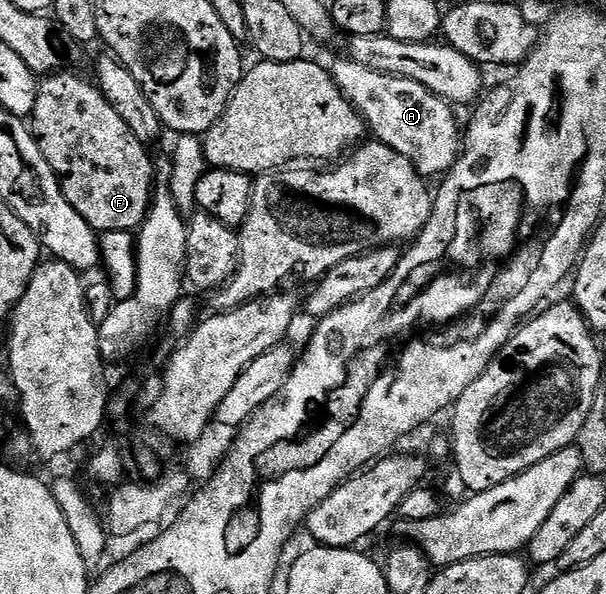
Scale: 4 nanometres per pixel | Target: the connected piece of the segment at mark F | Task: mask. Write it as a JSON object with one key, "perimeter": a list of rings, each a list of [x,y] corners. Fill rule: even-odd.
{"perimeter":[[[57,70],[39,80],[34,109],[30,116],[32,136],[38,141],[38,149],[42,149],[42,157],[50,161],[50,169],[60,178],[60,188],[74,205],[83,219],[98,233],[105,231],[139,232],[148,215],[148,208],[154,194],[152,183],[152,159],[148,156],[149,148],[118,117],[114,105],[106,101],[99,86],[91,78],[83,79],[72,71]]]}

